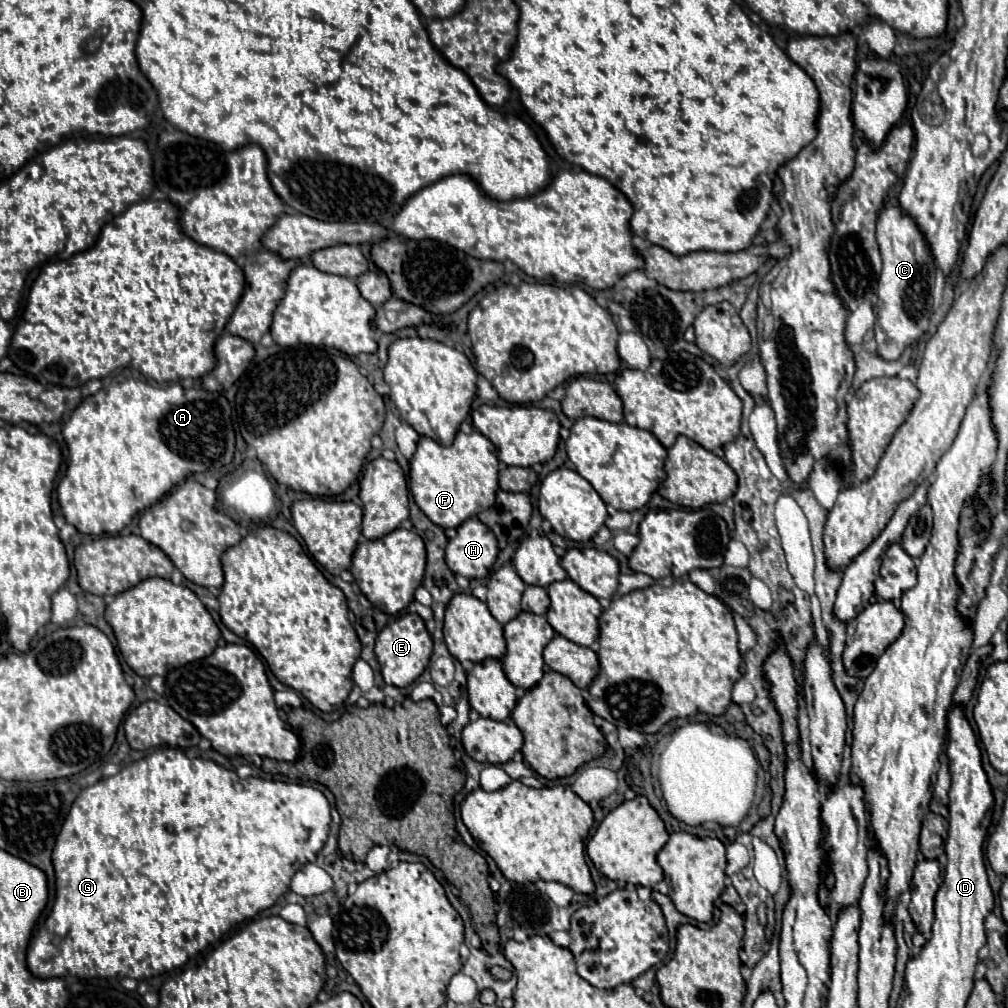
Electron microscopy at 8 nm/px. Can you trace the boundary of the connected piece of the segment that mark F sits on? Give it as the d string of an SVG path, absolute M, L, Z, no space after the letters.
M477 430L471 434L457 432L451 446L441 446L435 440L421 436L417 450L409 460L409 490L415 504L437 526L457 528L465 518L477 516L485 506L493 504L497 490L499 462L495 446Z

